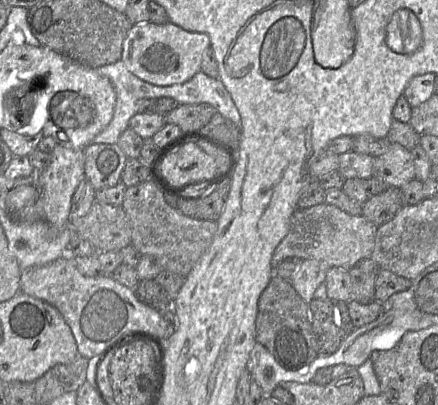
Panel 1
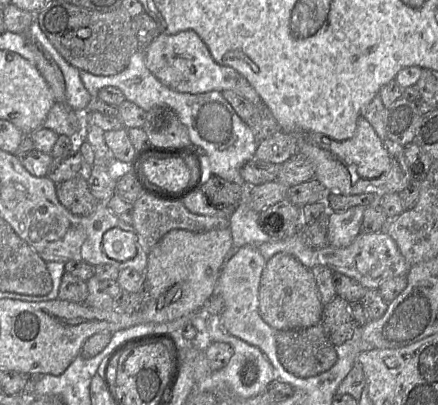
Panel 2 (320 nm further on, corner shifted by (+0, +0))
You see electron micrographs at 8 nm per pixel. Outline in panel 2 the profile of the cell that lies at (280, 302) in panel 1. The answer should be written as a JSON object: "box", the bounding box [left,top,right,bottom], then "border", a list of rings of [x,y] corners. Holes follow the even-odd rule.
{"box":[275,324,337,378],"border":[[[321,324],[275,332],[277,357],[286,371],[309,378],[328,371],[337,361],[337,347],[326,337]]]}

